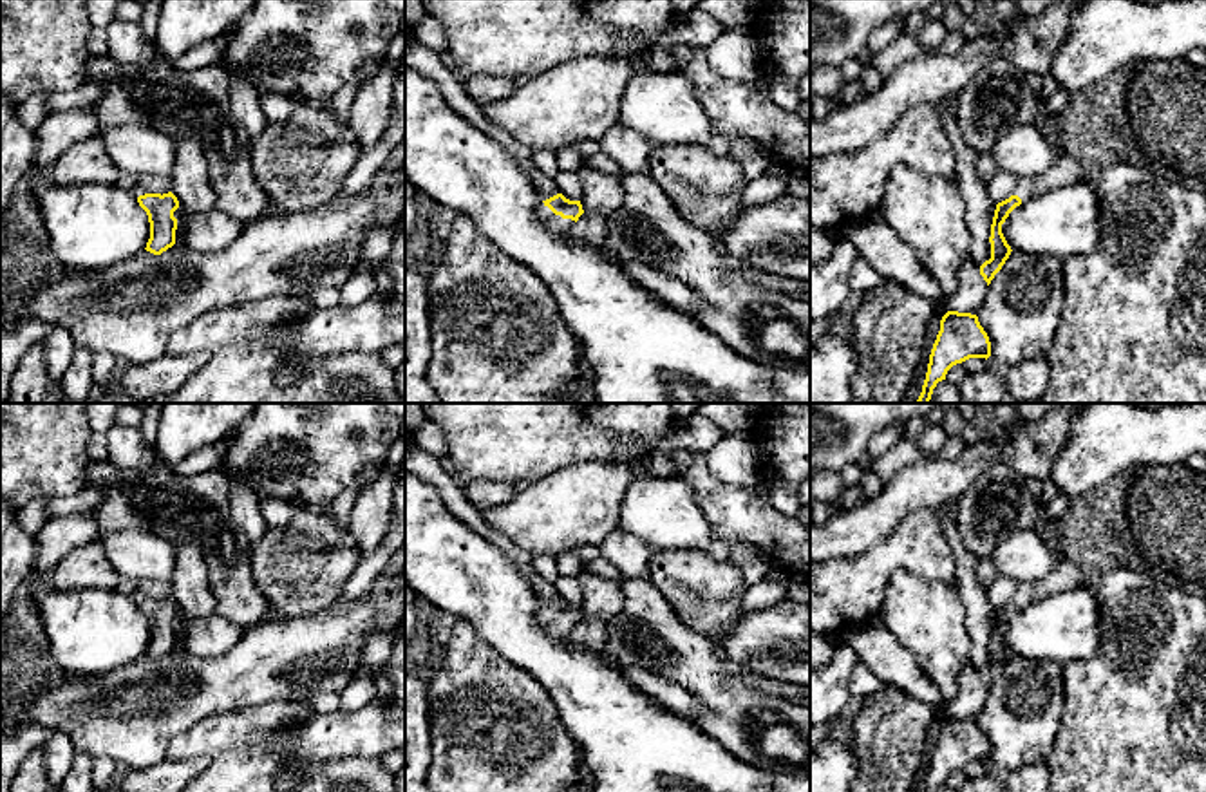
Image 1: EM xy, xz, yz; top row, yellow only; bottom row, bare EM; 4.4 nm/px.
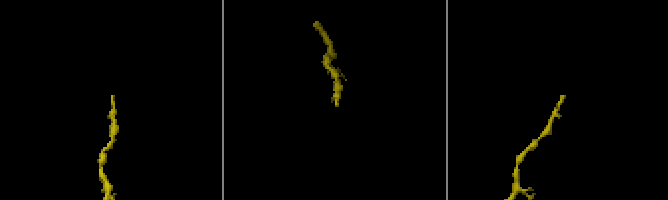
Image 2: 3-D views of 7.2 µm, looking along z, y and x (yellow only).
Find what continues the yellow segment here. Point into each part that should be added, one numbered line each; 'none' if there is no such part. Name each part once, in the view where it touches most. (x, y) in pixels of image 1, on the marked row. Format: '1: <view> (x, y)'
1: xz (554, 223)

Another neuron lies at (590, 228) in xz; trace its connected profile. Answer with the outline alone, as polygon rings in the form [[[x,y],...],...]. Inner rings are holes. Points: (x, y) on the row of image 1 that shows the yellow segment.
[[[584,212],[571,228],[570,239],[579,244],[598,244],[606,235],[606,217]]]

